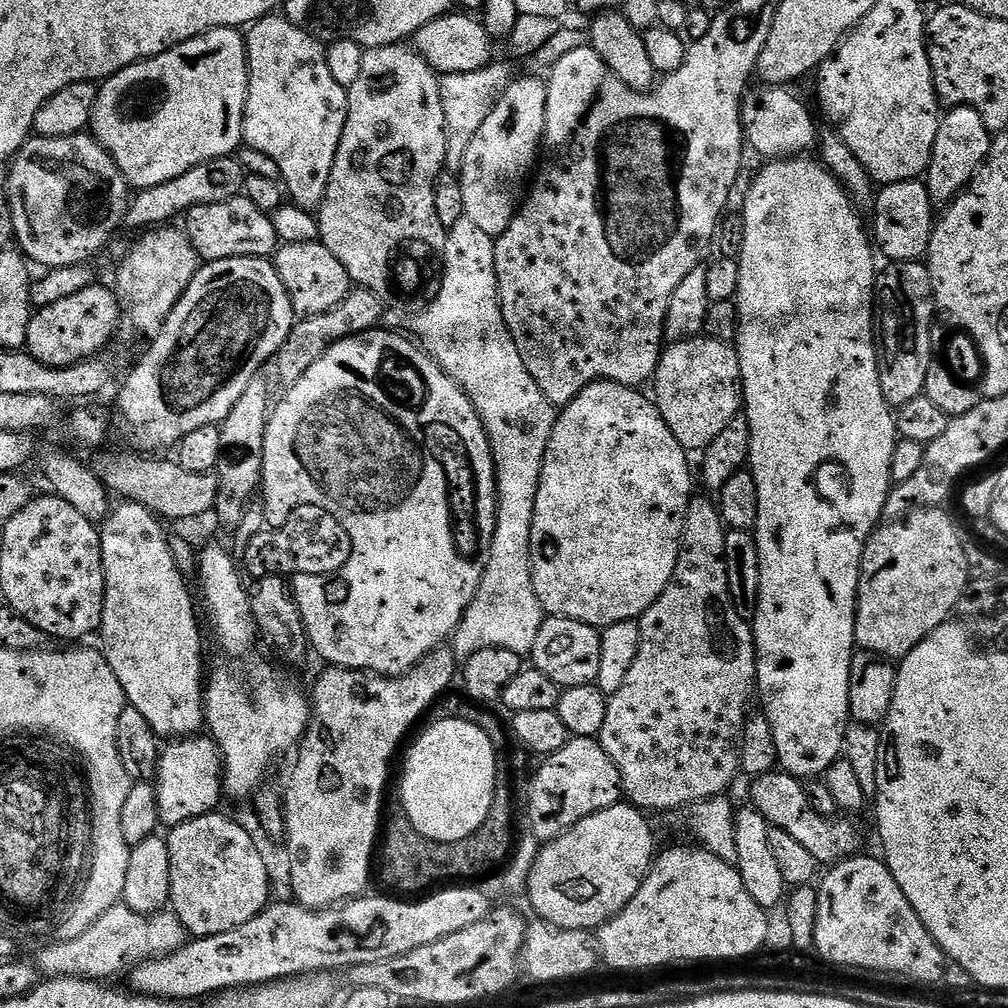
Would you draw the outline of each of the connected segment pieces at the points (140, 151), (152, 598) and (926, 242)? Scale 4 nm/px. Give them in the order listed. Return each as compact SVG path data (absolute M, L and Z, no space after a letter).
M211 28L169 52L126 66L103 81L98 88L96 109L92 111L90 132L107 147L133 189L161 186L212 159L231 157L241 147L247 98L245 33L240 28Z
M120 502L111 509L111 512L105 517L103 523L99 525L100 541L102 542L102 566L104 567L104 577L106 578L106 590L104 591L104 613L100 623L99 635L104 636L104 648L102 655L108 661L110 670L114 670L114 678L122 682L122 690L128 695L128 704L150 726L154 729L157 737L165 738L187 738L197 735L205 727L206 717L204 714L204 694L206 691L206 668L204 672L204 656L200 653L200 624L196 621L196 608L192 605L192 596L188 593L188 584L185 573L181 572L178 562L172 553L172 540L170 536L164 533L165 525L159 516L152 512L146 506L134 504L131 502Z
M917 178L886 184L875 193L875 200L875 247L881 253L884 251L889 256L887 259L892 262L903 262L905 260L923 261L928 254L934 227L934 215L932 216L934 204L928 195L927 183L923 179Z

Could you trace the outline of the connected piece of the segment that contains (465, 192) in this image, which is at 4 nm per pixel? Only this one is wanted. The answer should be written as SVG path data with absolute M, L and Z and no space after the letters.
M513 79L486 122L482 122L482 130L478 130L470 142L458 169L458 189L464 215L470 218L470 222L474 222L474 226L486 230L486 234L494 238L504 233L516 217L518 201L521 199L520 187L532 163L533 168L537 163L544 139L547 97L548 89L543 79Z

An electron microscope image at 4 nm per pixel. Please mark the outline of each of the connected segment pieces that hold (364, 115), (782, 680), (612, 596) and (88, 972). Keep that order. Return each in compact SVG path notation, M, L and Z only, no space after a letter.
M399 43L367 49L362 58L362 74L358 74L358 82L354 82L354 86L348 89L348 121L342 130L342 142L338 146L338 154L332 167L328 189L318 209L319 243L324 244L326 250L330 250L330 254L334 254L334 258L338 258L338 262L342 262L342 266L346 266L353 285L367 289L369 293L372 293L375 288L384 288L384 272L388 272L388 252L392 252L392 248L396 248L396 244L400 244L400 240L412 240L412 236L416 236L416 240L428 240L428 244L444 244L446 229L439 221L438 211L435 210L435 194L438 189L436 179L439 178L440 171L445 171L447 159L448 127L446 126L446 116L442 110L438 73L426 63L415 47Z
M780 158L775 162L768 162L764 169L756 176L756 181L752 184L752 189L748 192L748 197L744 200L744 241L740 244L740 256L738 270L738 290L734 297L734 307L738 327L734 337L734 347L738 354L740 363L740 383L742 385L742 412L748 422L746 429L749 434L749 454L747 467L750 469L756 489L758 490L758 510L756 511L756 523L754 525L754 539L758 550L758 562L760 563L760 589L756 595L754 613L756 621L751 621L752 638L756 642L756 688L764 695L764 712L768 715L768 728L772 731L771 747L776 753L779 767L787 772L789 776L805 778L804 776L814 776L810 778L823 777L828 767L835 760L841 759L844 751L844 732L850 723L852 711L850 710L850 674L852 673L852 657L857 651L856 643L856 591L860 585L860 559L864 557L864 545L868 543L868 537L872 535L874 529L881 523L880 515L884 512L884 507L889 507L890 493L894 488L892 478L892 463L898 443L897 417L894 415L893 405L889 404L887 398L882 394L882 382L880 381L880 352L878 351L878 268L876 272L876 256L873 241L870 239L870 232L864 229L864 224L860 221L860 216L856 213L857 205L851 196L848 195L844 185L837 177L833 176L819 159L813 158Z
M597 382L577 394L571 404L563 405L557 415L556 425L548 439L548 449L544 455L542 474L538 482L538 494L534 502L534 522L530 530L530 558L532 559L532 581L534 590L548 616L570 618L574 622L588 624L591 628L606 629L618 622L639 621L646 609L666 590L672 581L676 563L684 538L684 518L688 515L688 505L693 499L692 468L688 465L689 453L674 438L670 426L660 417L655 403L643 396L643 391L628 388L624 384Z
M119 902L112 909L106 910L90 926L90 930L84 931L78 938L69 941L56 940L42 948L35 957L34 964L48 978L76 976L79 980L108 982L111 981L111 976L124 971L127 973L146 960L169 956L172 952L179 951L189 940L190 934L175 912L161 910L150 916L143 916L130 910L127 904Z

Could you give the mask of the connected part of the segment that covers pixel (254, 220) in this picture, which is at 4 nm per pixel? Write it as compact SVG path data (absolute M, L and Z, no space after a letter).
M243 194L224 202L192 207L186 211L184 221L188 240L207 263L234 257L268 258L277 251L280 242L269 213L260 210Z

